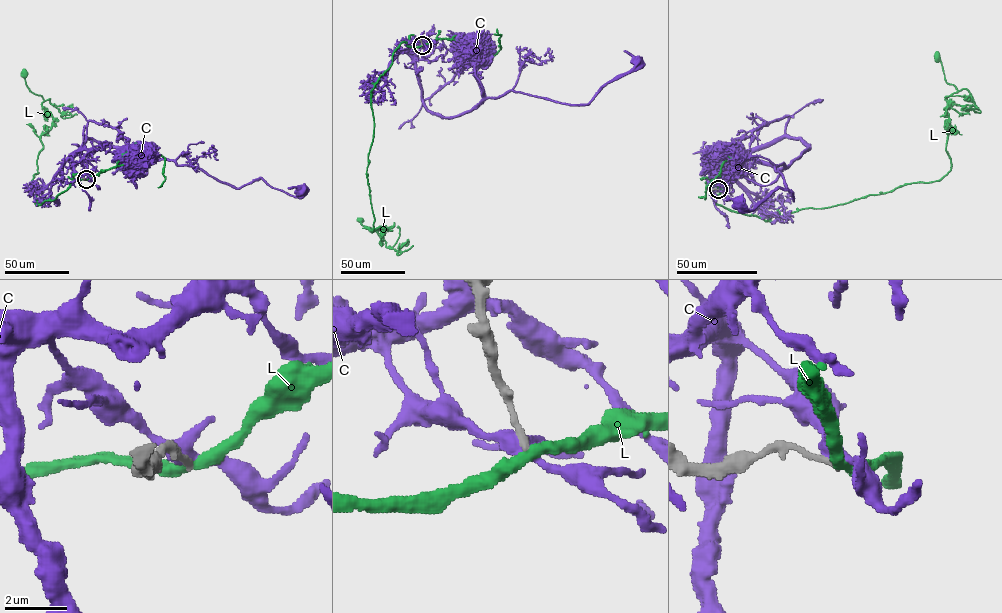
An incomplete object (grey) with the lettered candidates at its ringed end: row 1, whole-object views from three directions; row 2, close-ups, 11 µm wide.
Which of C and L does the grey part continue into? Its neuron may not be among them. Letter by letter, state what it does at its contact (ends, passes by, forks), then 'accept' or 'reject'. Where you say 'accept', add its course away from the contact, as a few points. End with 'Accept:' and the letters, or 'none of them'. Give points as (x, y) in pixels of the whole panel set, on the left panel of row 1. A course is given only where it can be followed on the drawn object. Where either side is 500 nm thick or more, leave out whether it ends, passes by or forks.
C: it forks | reject
L: it passes by | reject
Accept: none of them

